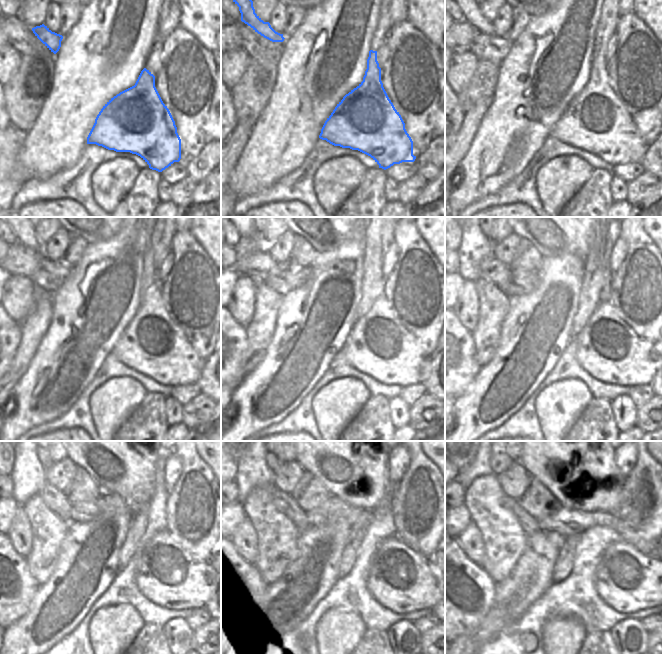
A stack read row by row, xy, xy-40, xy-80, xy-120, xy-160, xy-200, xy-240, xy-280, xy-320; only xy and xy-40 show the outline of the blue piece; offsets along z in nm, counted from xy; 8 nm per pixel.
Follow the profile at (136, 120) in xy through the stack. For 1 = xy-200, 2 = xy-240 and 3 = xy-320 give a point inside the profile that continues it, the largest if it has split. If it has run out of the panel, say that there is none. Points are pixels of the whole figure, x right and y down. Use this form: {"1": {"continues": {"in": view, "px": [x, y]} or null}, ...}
{"1": {"continues": {"in": "xy-200", "px": [607, 348]}}, "2": {"continues": {"in": "xy-240", "px": [166, 575]}}, "3": {"continues": {"in": "xy-320", "px": [627, 580]}}}

